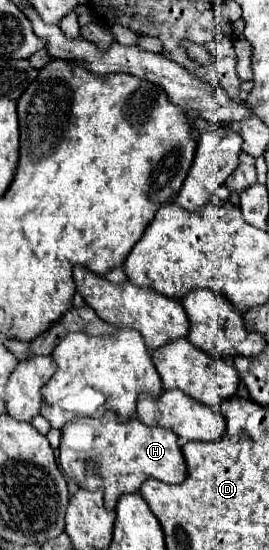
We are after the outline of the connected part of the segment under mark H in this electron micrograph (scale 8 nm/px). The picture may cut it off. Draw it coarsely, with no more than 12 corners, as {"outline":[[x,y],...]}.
{"outline":[[136,415],[66,423],[60,465],[106,509],[150,477],[182,483],[172,429]]}

